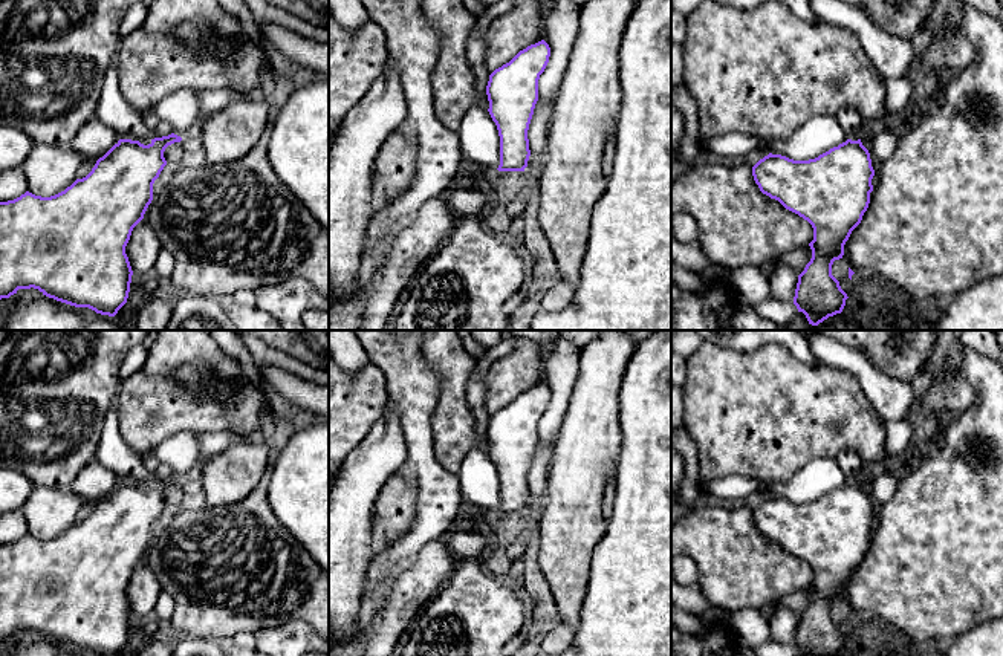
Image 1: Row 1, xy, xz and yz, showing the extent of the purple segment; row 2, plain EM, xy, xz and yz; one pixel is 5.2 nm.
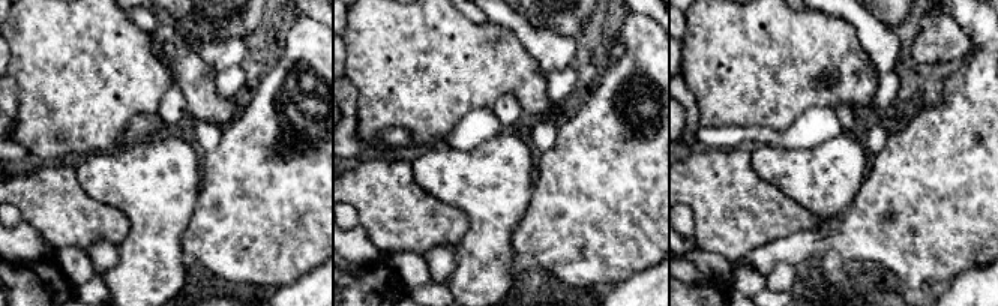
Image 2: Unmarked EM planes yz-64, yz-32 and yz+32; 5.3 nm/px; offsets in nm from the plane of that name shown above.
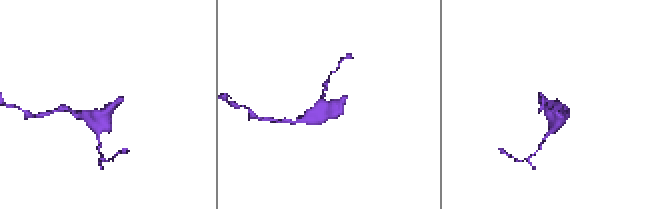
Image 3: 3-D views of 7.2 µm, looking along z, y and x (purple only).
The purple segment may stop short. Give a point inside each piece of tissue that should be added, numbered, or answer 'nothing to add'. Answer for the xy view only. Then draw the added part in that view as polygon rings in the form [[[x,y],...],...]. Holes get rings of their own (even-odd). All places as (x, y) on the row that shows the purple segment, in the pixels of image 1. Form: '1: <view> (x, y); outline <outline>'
1: xy (181, 109); outline [[[180,89],[164,98],[153,110],[157,118],[171,125],[173,133],[185,138],[190,128],[202,121],[200,90]]]

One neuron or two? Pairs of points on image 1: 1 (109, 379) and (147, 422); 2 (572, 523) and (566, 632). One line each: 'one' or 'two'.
1: two
2: two

